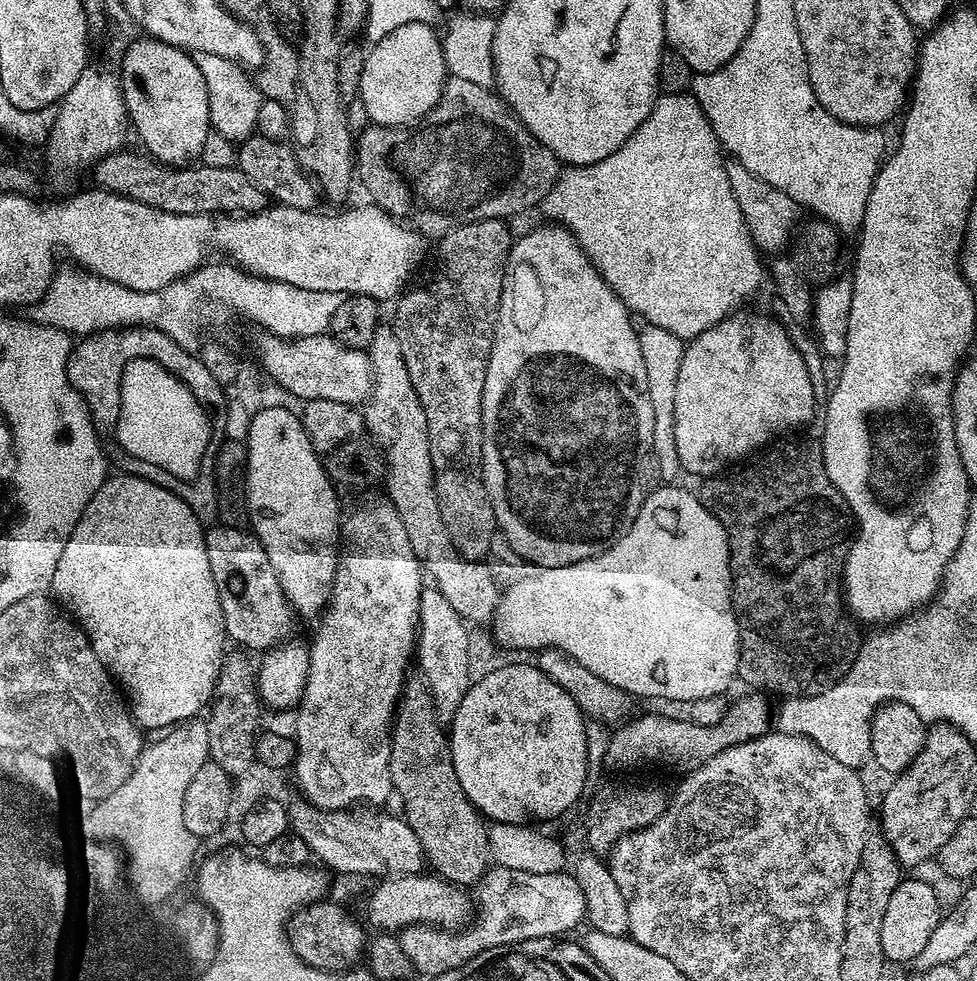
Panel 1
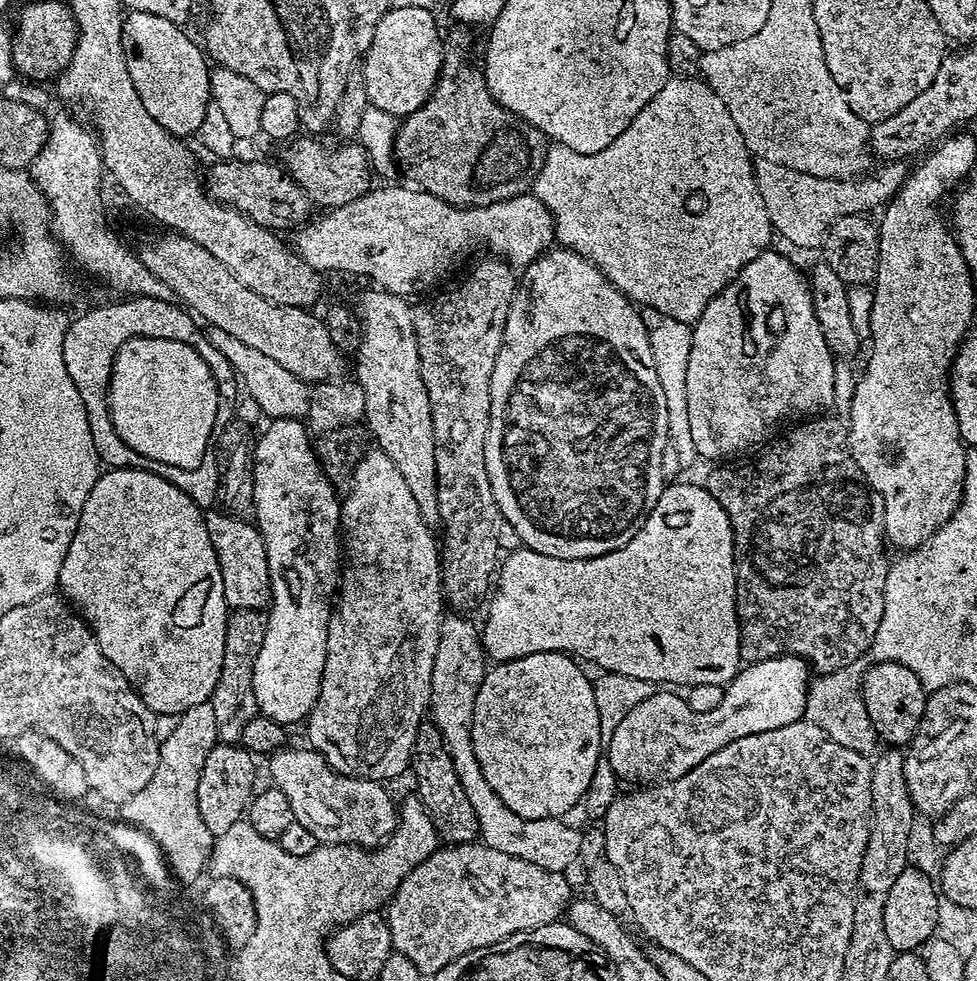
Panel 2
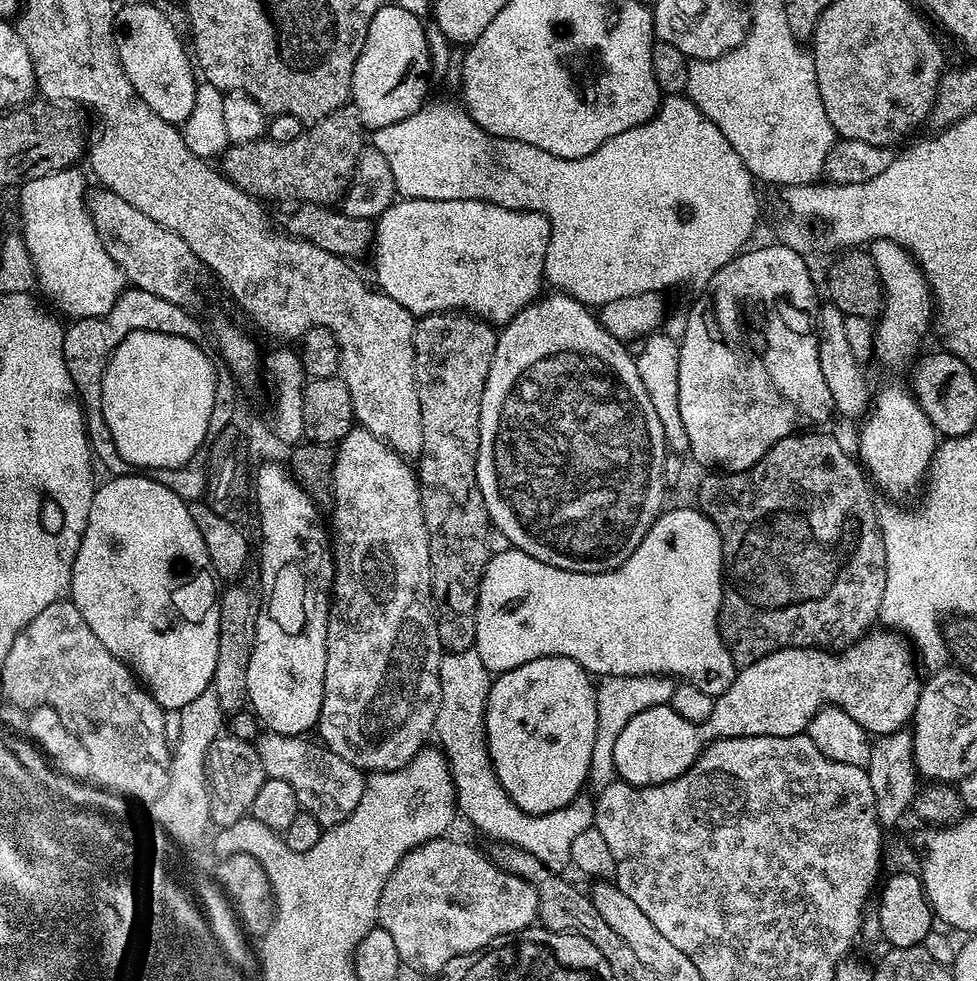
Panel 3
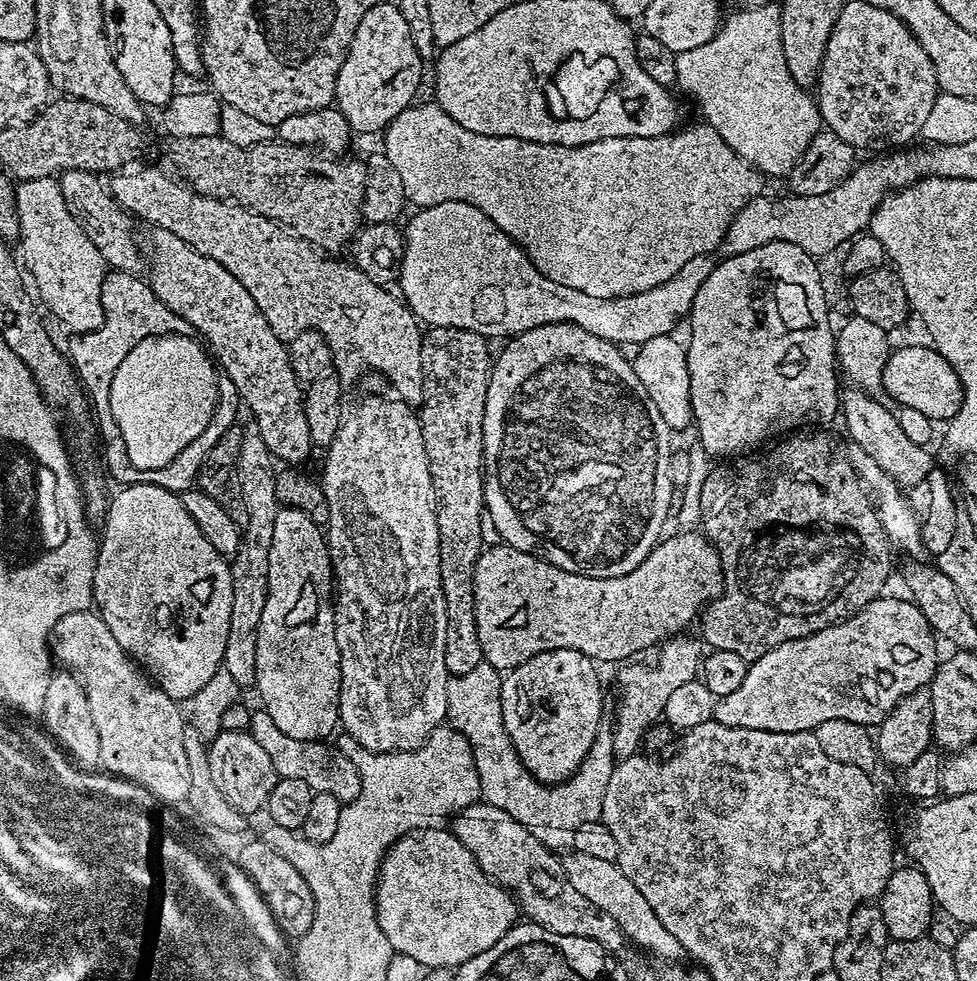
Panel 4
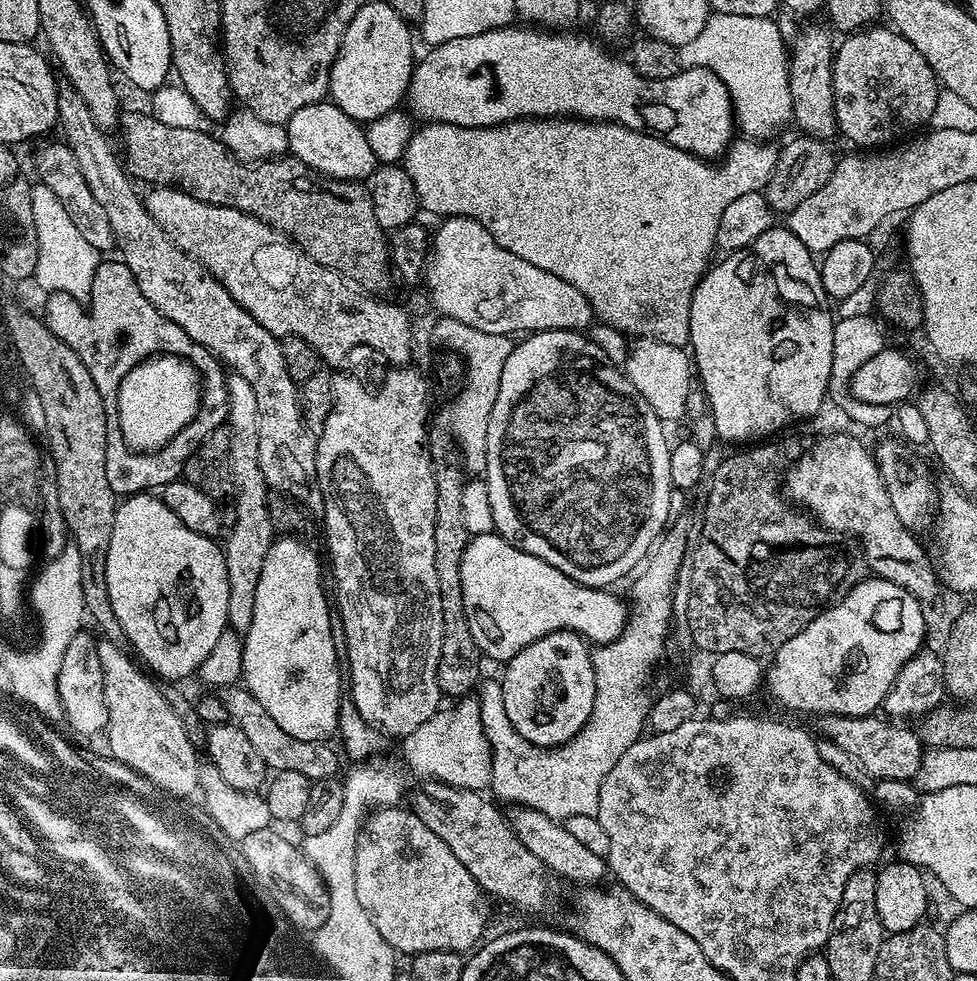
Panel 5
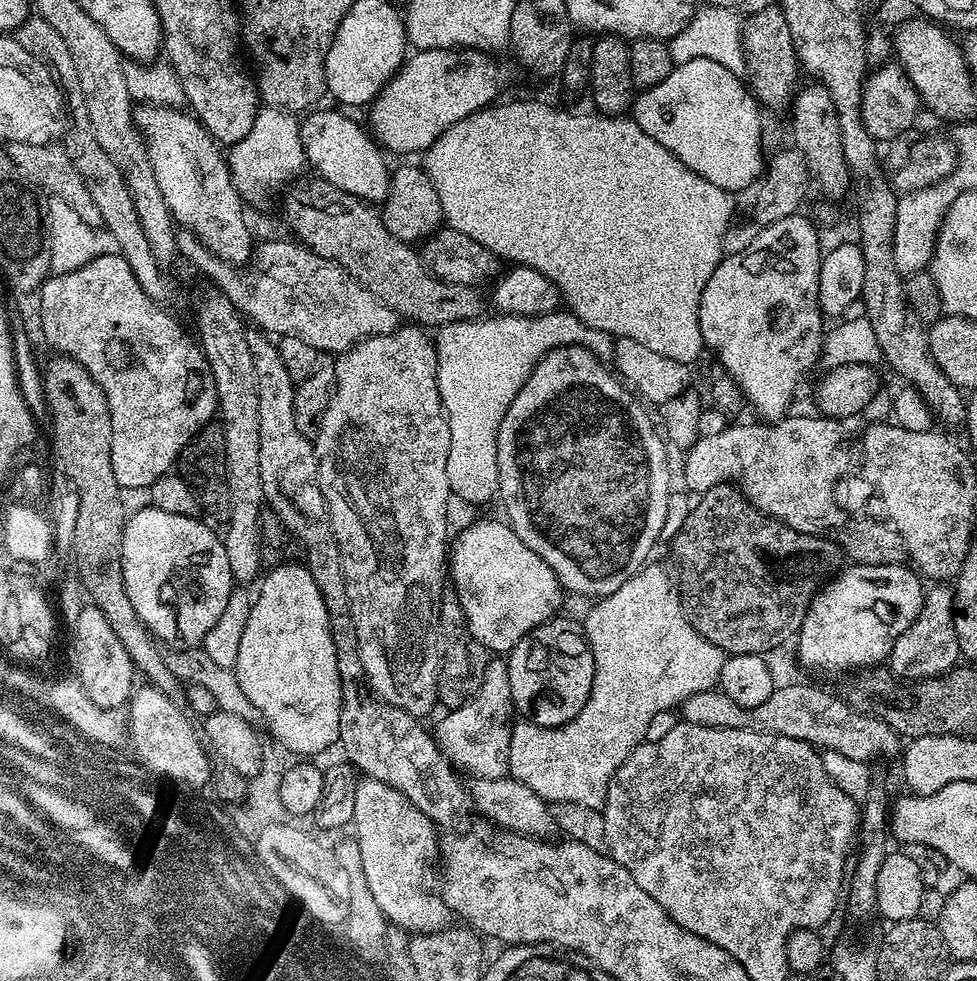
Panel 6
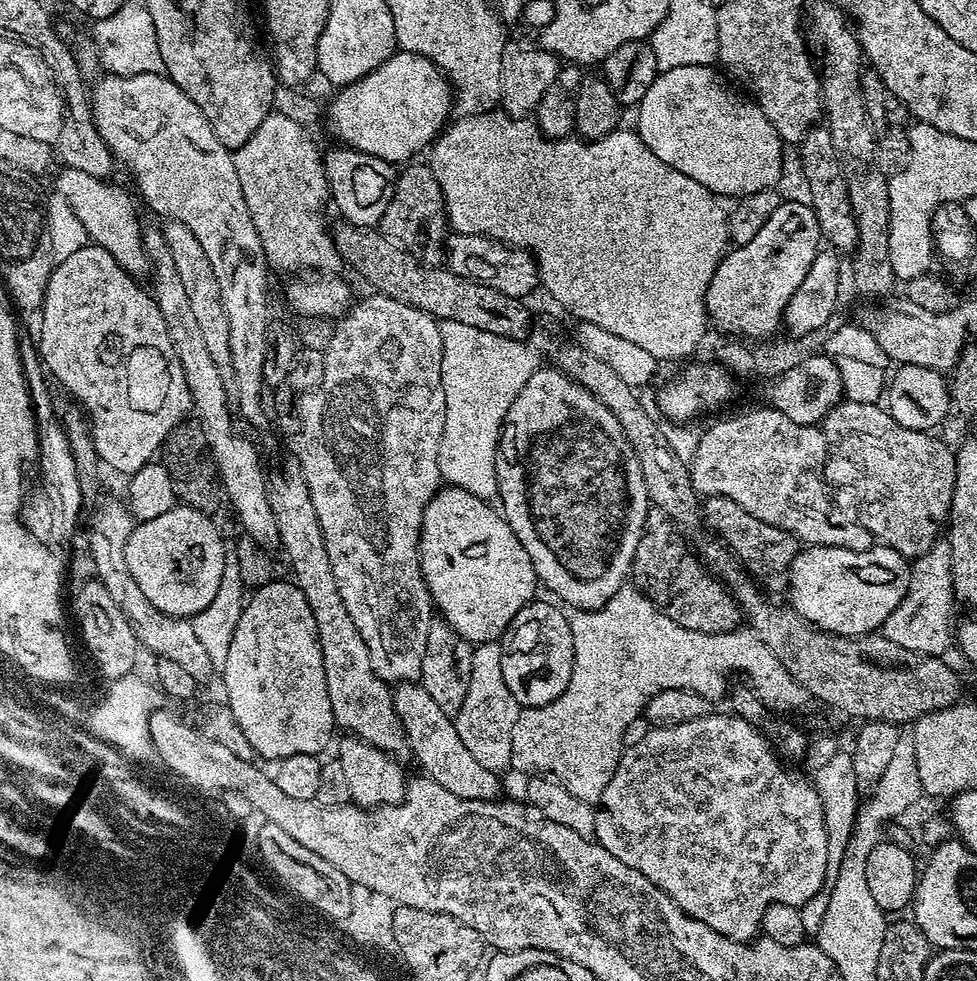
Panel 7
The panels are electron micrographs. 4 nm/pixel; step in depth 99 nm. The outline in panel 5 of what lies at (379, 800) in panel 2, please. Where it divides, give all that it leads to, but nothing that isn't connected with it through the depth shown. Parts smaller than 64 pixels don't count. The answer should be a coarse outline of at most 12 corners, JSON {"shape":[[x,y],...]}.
{"shape":[[243,686],[219,697],[273,773],[337,775],[331,743],[286,734]]}

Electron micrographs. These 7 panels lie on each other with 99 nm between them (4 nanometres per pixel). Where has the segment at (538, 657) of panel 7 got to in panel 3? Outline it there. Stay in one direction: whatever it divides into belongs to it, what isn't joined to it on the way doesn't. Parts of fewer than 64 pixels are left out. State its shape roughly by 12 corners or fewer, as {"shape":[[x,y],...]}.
{"shape":[[565,656],[488,691],[491,771],[530,816],[589,783],[593,677]]}

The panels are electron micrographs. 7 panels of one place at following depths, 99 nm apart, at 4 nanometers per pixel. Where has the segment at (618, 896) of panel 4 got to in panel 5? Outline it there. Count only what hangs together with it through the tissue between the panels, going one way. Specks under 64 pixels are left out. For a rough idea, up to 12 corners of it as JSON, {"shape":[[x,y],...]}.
{"shape":[[512,806],[514,834],[549,873],[579,886],[606,876],[605,857],[559,820]]}

